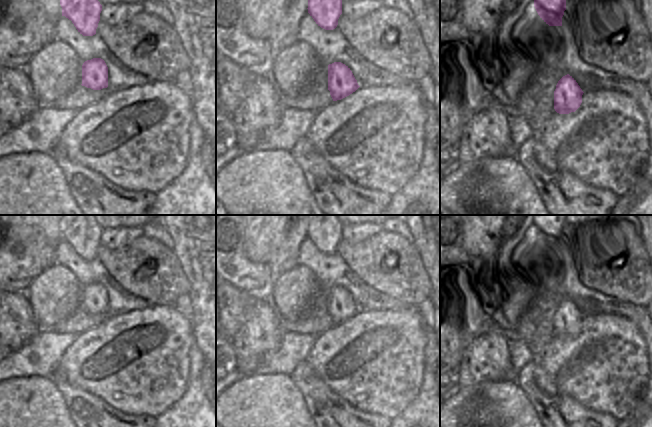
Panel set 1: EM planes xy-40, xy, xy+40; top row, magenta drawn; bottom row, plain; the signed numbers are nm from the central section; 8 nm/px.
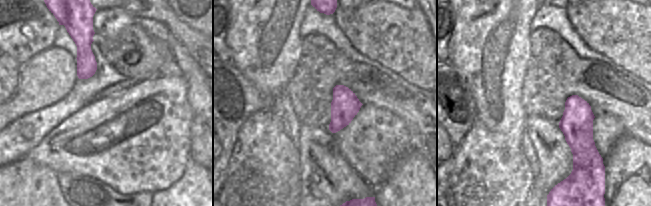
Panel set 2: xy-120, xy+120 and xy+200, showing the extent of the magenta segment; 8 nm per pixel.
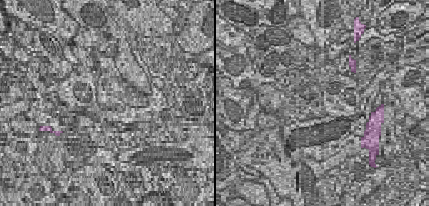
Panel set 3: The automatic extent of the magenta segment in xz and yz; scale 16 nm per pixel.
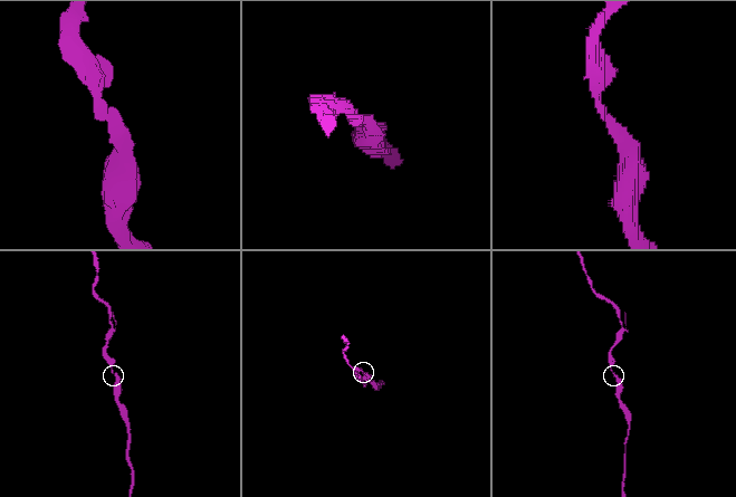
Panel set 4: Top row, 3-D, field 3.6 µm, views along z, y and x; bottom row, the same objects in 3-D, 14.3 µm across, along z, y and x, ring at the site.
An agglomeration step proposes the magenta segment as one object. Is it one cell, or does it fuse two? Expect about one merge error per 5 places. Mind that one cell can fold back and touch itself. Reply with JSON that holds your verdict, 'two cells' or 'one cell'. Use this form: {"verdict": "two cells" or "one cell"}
{"verdict": "one cell"}

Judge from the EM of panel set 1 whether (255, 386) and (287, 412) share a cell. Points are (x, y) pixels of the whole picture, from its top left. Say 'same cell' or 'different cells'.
same cell

